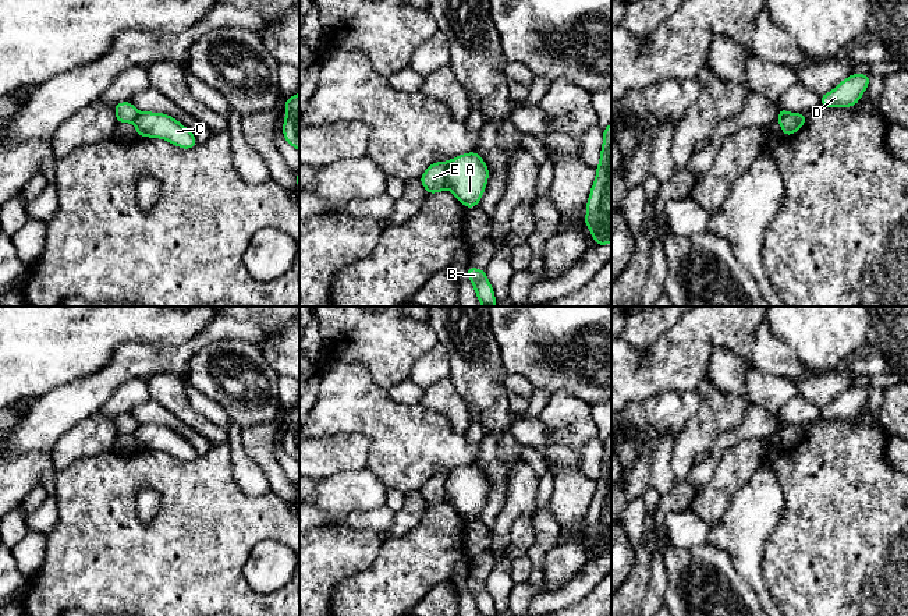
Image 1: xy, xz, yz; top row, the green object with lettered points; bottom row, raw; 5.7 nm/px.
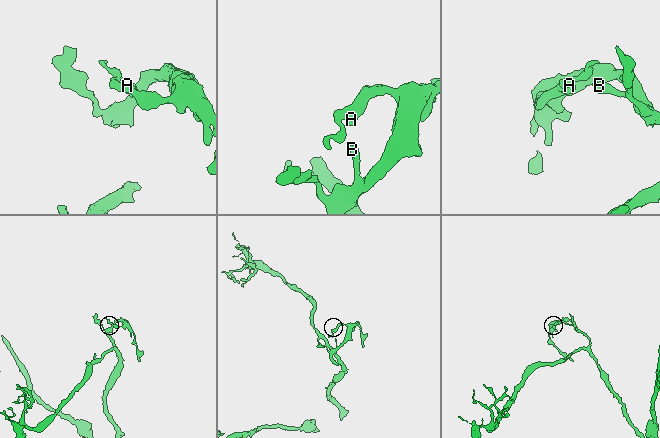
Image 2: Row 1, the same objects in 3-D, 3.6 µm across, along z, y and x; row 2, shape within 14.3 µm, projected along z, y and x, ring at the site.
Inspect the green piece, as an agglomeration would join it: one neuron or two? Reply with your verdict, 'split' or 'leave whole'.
split

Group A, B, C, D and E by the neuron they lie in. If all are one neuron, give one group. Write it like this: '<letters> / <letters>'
A B C / D E

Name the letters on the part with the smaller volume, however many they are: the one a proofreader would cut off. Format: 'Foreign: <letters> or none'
Foreign: D, E

